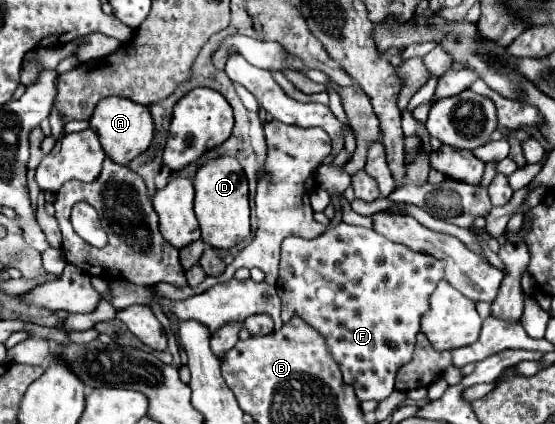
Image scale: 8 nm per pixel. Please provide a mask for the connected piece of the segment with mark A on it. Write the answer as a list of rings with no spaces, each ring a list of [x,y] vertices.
[[[126,97],[102,99],[90,117],[90,127],[98,133],[98,139],[102,143],[102,149],[106,151],[106,155],[120,165],[128,165],[136,155],[144,153],[156,133],[156,125],[150,115],[150,109],[146,105],[130,101]]]

